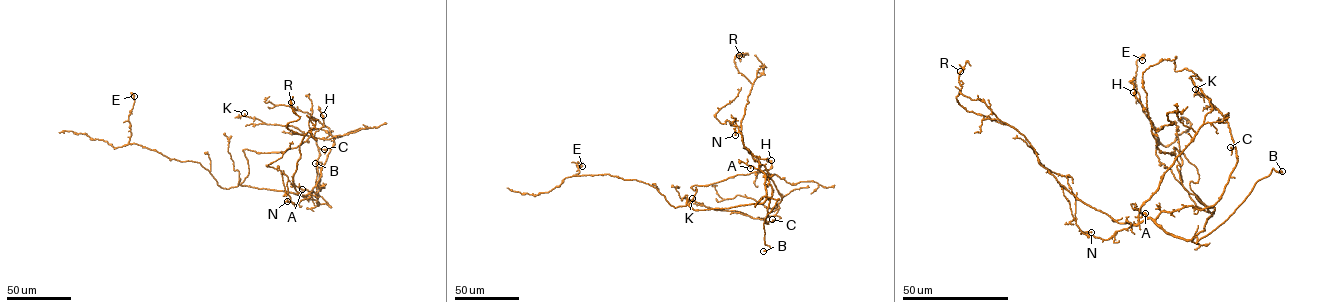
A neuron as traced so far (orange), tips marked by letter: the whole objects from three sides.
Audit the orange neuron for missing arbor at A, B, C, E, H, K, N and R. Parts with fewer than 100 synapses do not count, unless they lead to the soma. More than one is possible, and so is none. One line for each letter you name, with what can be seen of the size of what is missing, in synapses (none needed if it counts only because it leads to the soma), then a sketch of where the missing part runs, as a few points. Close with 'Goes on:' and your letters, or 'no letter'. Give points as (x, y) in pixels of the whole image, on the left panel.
Goes on: B

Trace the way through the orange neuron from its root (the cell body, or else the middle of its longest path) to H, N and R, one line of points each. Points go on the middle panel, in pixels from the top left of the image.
H: (735, 207), (693, 210), (688, 204), (697, 189), (691, 187), (769, 169), (771, 160)
N: (735, 207), (761, 203), (766, 195), (765, 174), (759, 168), (759, 160), (744, 146), (741, 134), (735, 135)
R: (735, 207), (766, 197), (765, 174), (743, 143), (741, 120), (752, 84), (734, 62), (748, 54), (739, 55)

